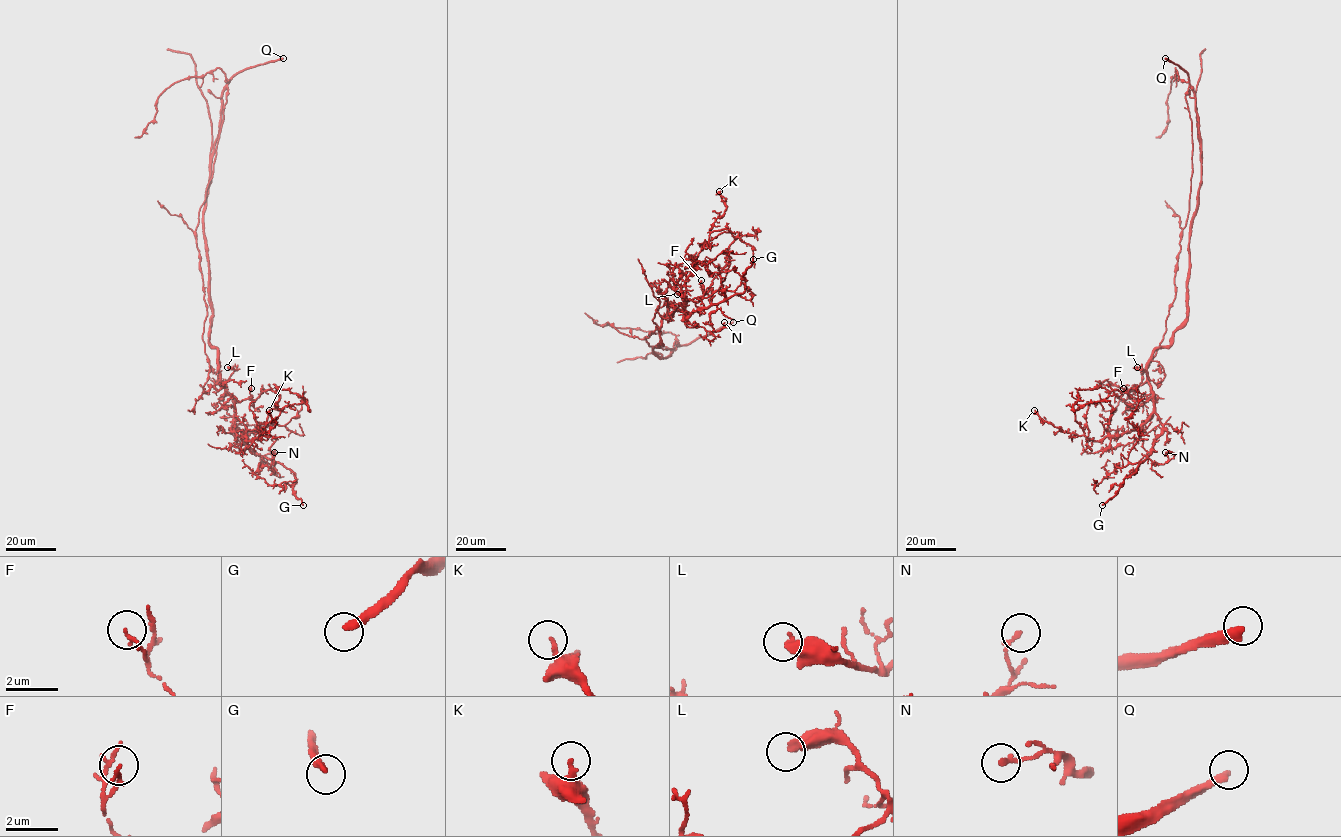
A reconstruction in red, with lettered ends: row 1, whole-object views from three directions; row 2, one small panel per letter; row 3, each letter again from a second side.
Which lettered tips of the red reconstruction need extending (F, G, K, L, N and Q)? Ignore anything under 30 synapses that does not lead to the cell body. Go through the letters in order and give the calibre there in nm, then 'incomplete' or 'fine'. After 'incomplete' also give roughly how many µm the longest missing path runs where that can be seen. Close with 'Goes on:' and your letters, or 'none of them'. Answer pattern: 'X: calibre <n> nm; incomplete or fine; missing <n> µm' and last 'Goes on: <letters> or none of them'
F: calibre 130 nm; fine
G: calibre 260 nm; incomplete; missing 80 µm
K: calibre 240 nm; fine
L: calibre 440 nm; fine
N: calibre 170 nm; fine
Q: calibre 340 nm; incomplete; missing 140 µm
Goes on: G, Q

